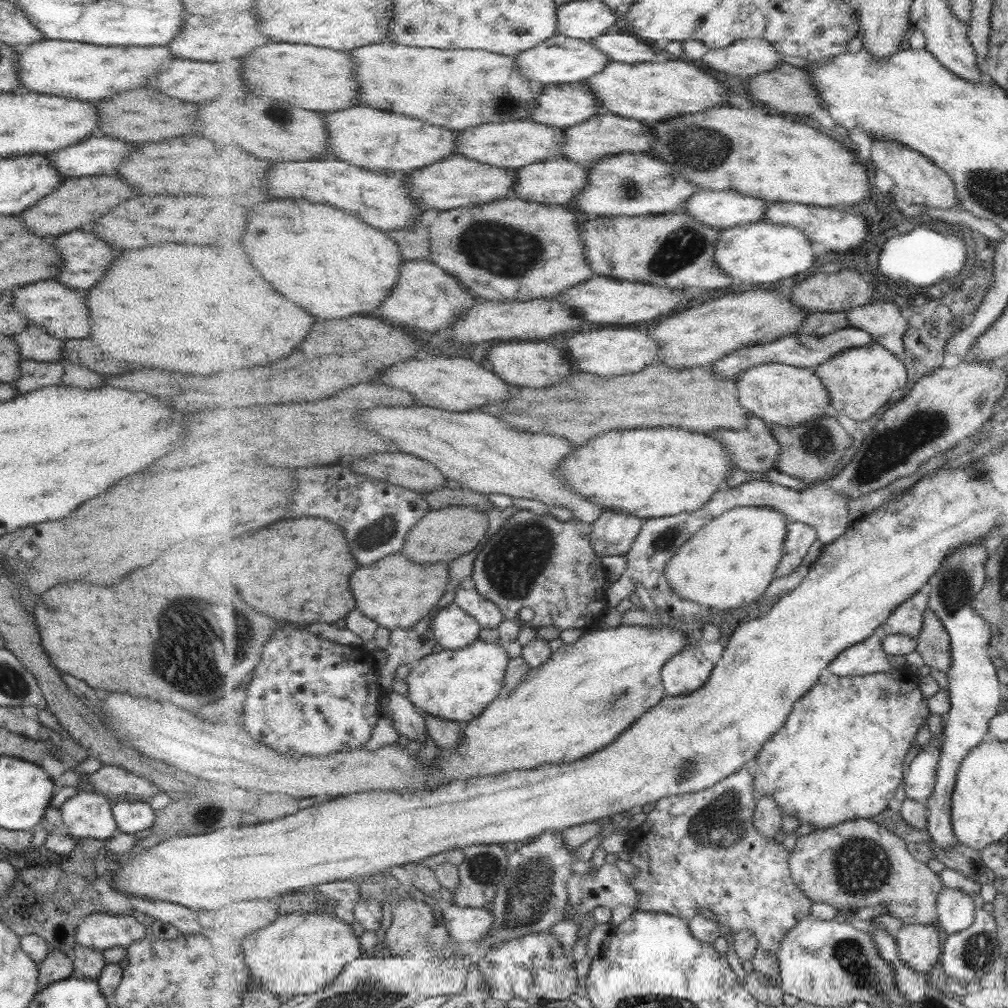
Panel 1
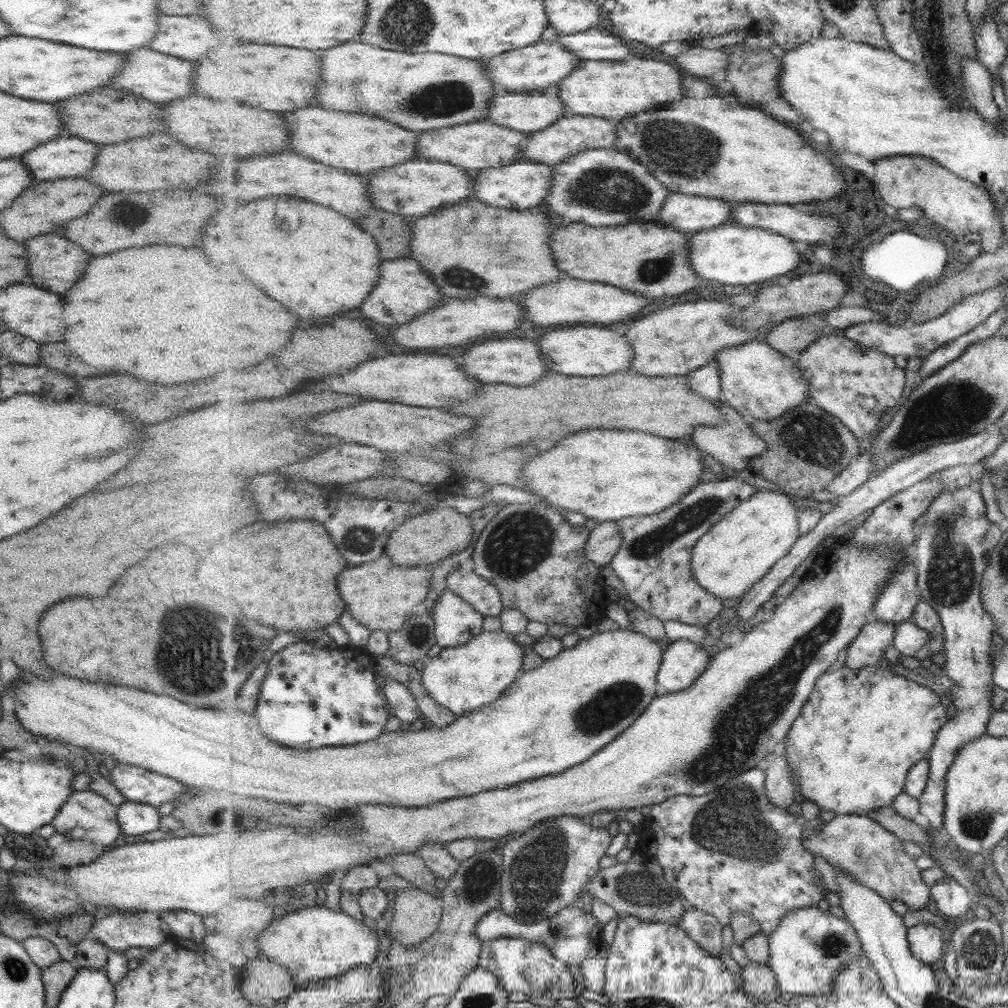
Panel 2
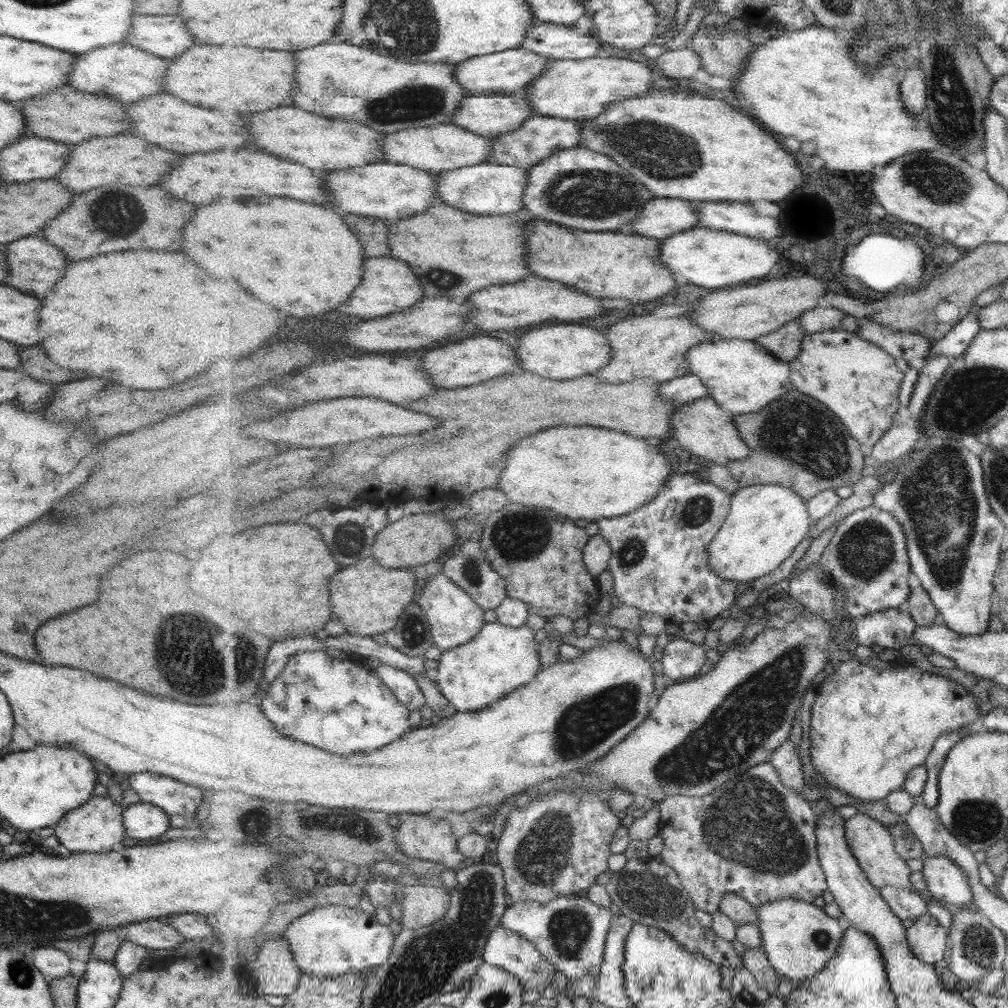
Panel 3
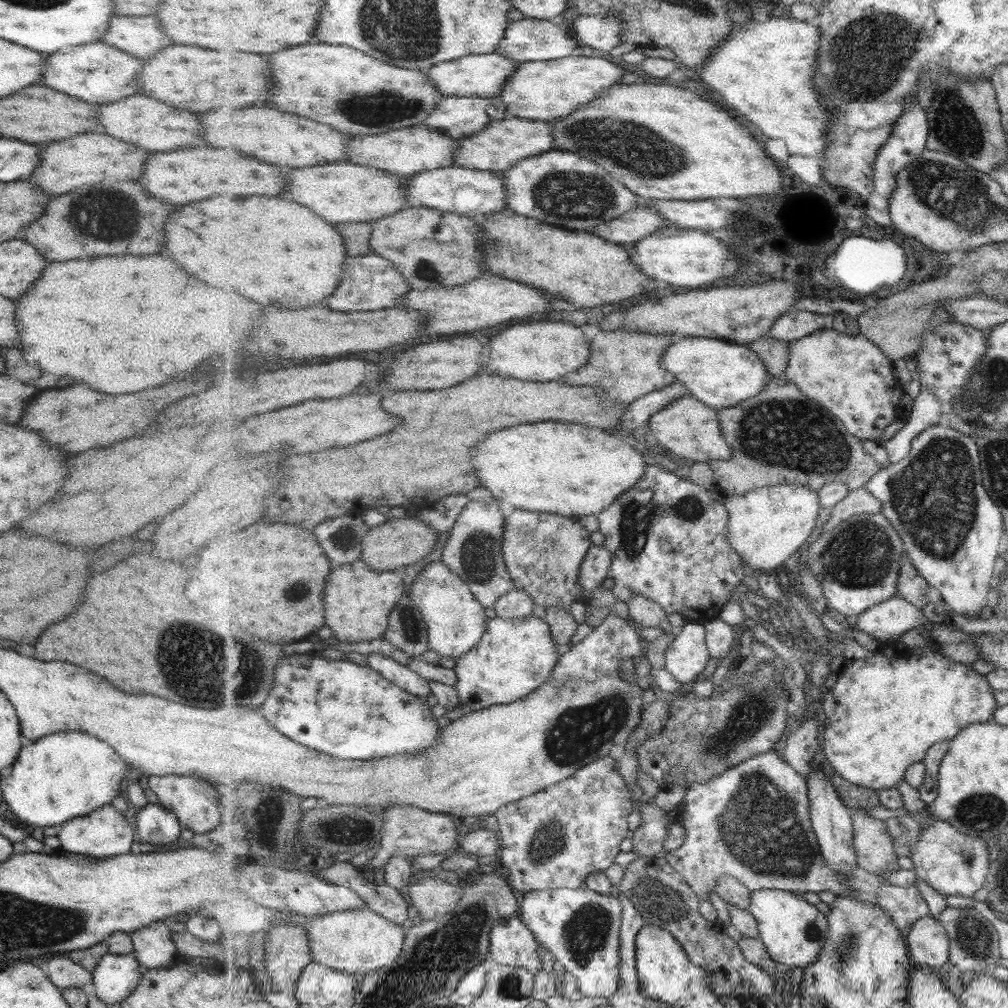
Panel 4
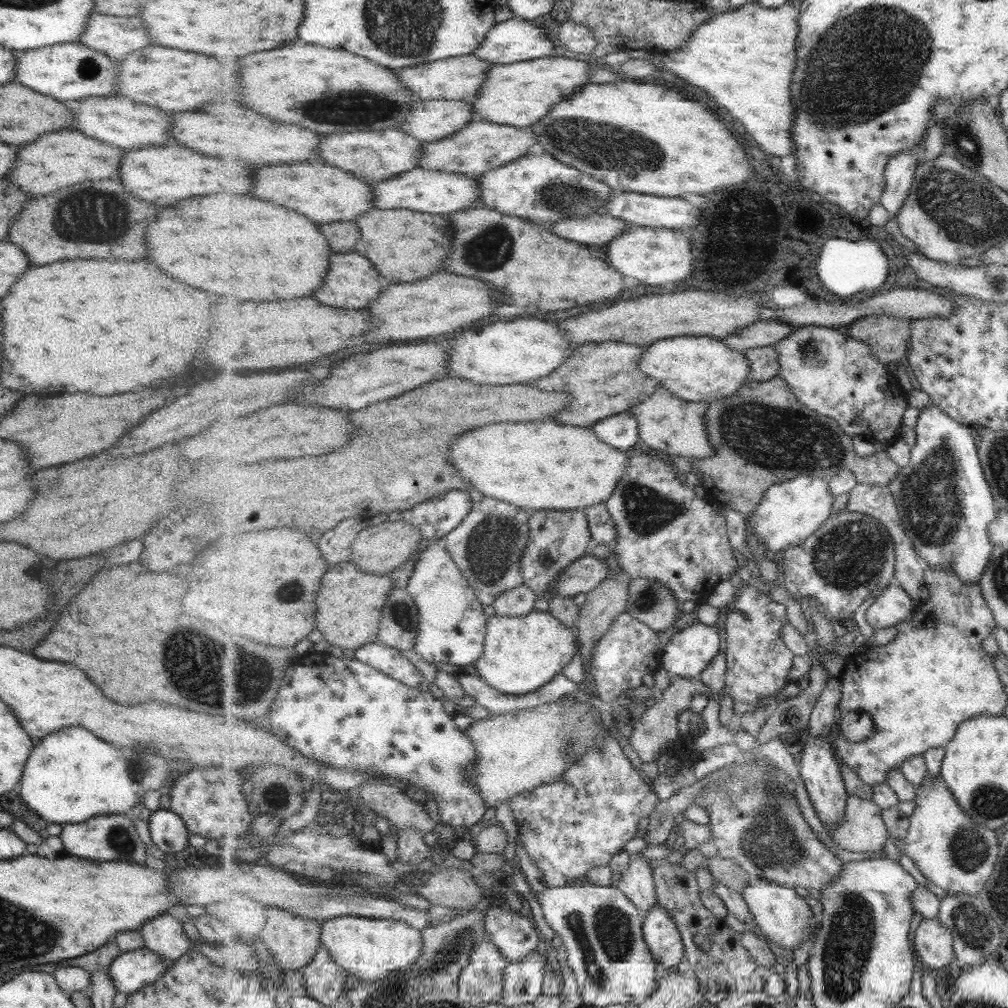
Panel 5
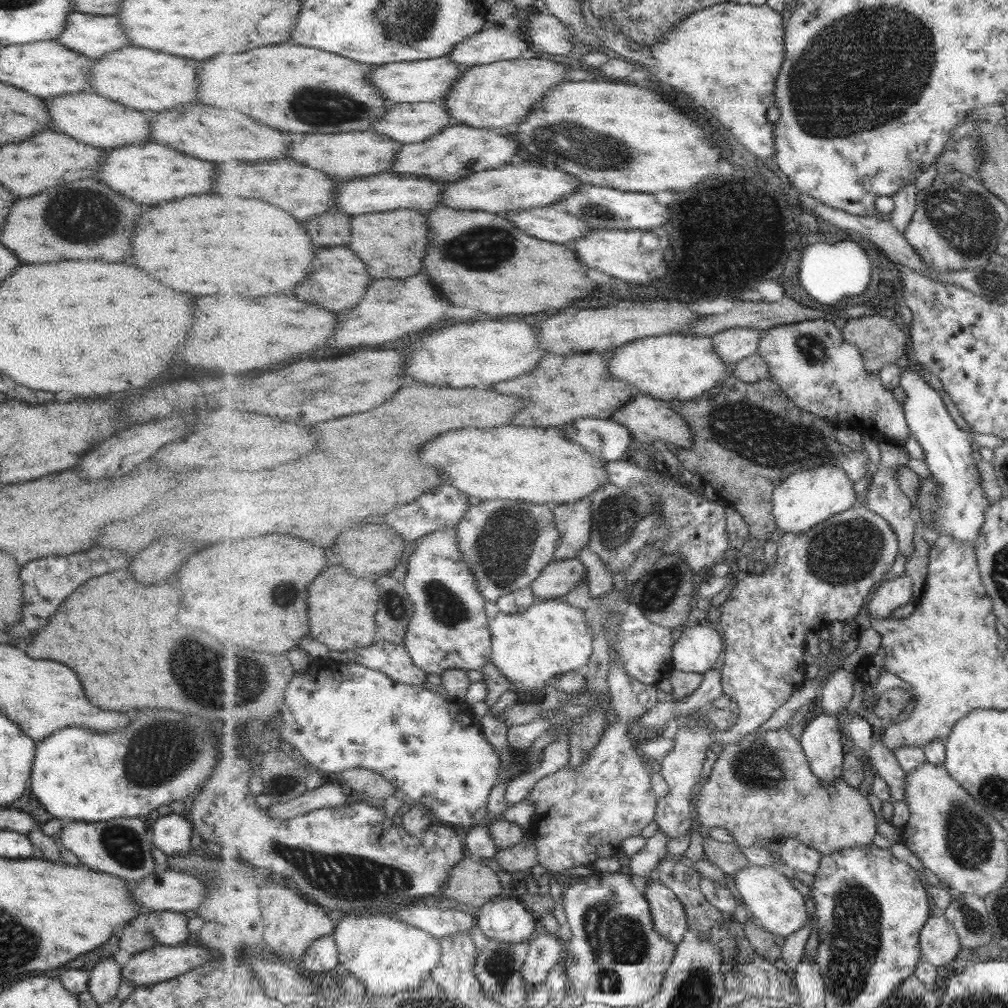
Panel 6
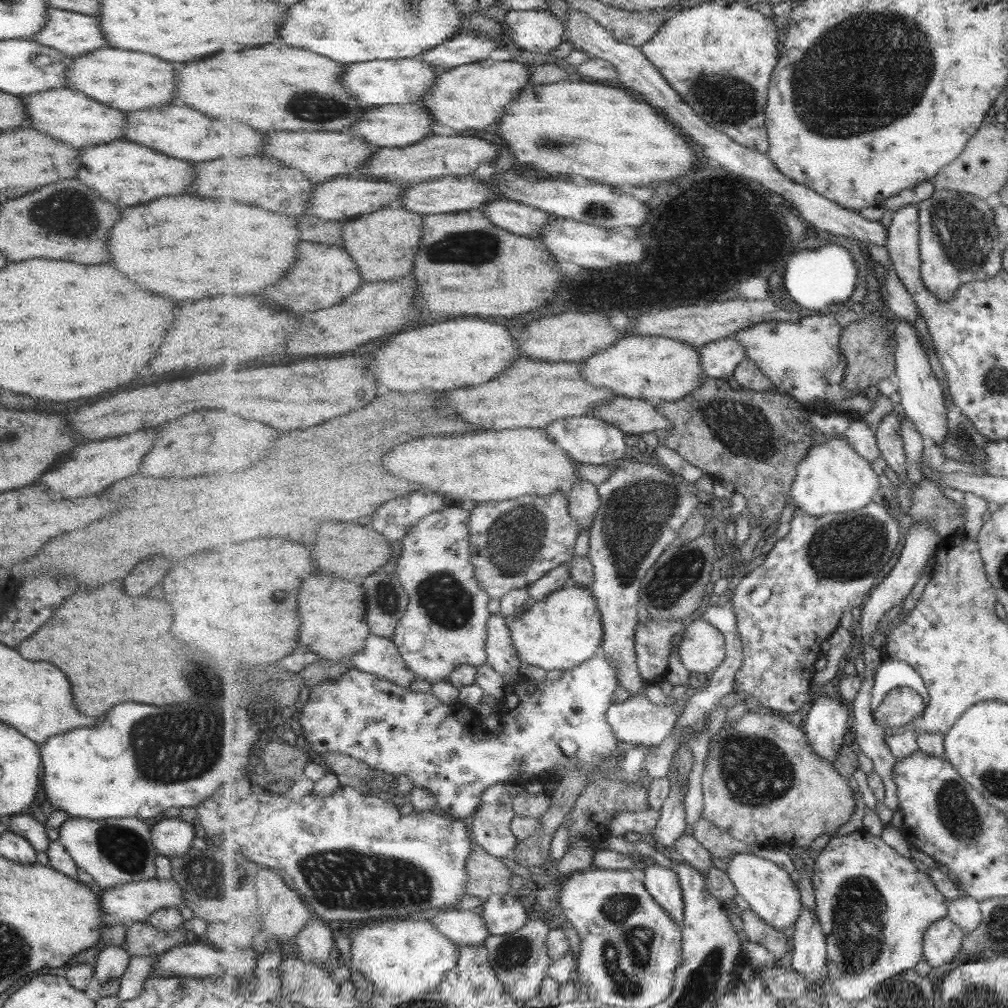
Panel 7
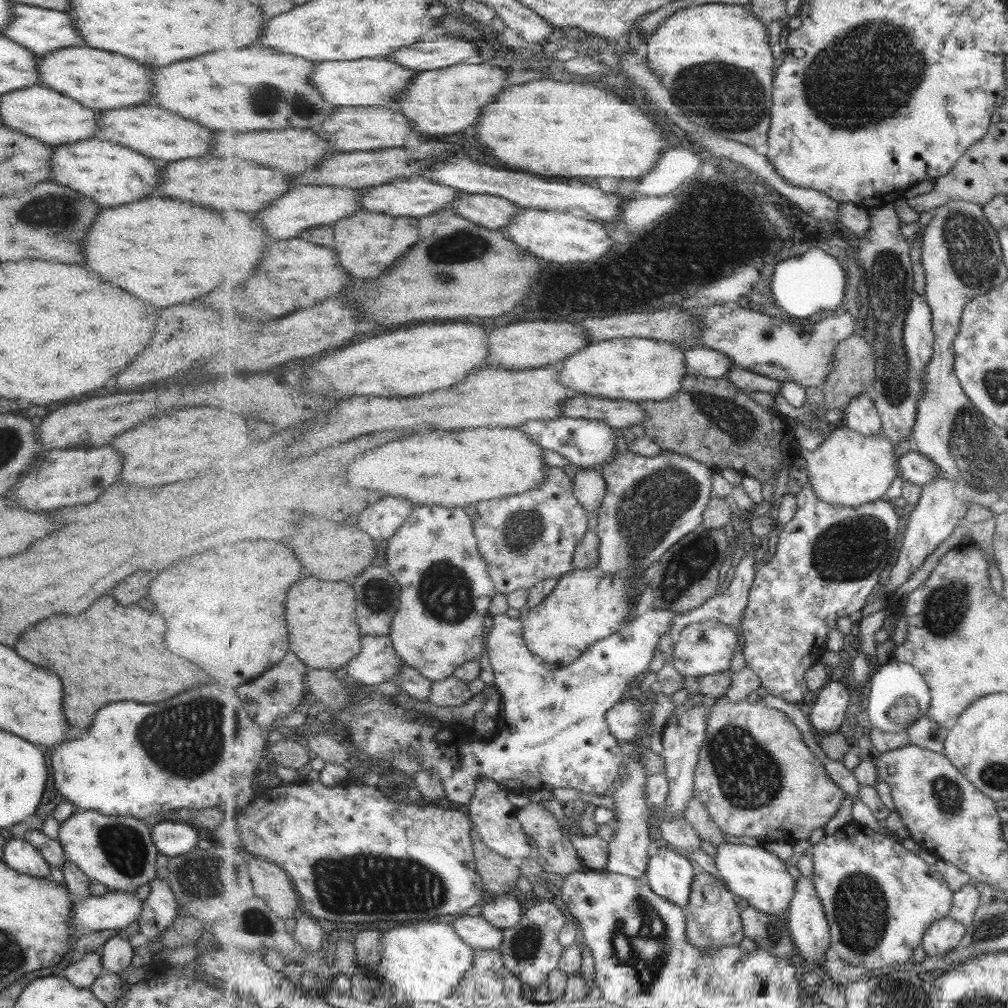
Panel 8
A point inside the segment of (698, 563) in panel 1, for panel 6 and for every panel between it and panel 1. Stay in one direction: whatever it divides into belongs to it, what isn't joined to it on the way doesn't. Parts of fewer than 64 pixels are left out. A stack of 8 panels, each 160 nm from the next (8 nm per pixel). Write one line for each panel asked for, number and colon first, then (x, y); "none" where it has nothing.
2: (740, 550)
3: (767, 522)
4: (767, 526)
5: (792, 511)
6: (812, 496)

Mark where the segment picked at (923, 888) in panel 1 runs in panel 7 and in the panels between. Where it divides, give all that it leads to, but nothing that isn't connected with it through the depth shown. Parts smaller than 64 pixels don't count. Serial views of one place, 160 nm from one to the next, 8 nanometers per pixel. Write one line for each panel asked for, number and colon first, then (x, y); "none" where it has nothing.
2: (875, 856)
3: (873, 845)
4: (875, 848)
5: (863, 829)
6: (775, 794)
7: (763, 782)

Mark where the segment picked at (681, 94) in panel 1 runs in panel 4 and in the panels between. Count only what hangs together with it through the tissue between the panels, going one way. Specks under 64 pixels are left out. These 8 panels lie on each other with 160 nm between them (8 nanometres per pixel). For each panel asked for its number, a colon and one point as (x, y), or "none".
2: (614, 90)
3: (569, 89)
4: (547, 91)

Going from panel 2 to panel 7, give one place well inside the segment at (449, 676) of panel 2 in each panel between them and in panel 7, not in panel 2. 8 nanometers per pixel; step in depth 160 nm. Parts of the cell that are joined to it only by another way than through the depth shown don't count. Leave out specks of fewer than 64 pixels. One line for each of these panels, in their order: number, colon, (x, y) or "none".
3: (501, 658)
4: (514, 657)
5: (523, 653)
6: (552, 637)
7: (564, 630)

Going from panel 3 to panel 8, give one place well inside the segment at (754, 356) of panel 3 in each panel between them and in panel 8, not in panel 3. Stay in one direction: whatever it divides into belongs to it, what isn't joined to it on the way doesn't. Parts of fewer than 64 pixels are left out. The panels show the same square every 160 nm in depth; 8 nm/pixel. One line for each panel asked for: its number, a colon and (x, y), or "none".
4: (720, 373)
5: (696, 368)
6: (675, 368)
7: (646, 367)
8: (631, 369)

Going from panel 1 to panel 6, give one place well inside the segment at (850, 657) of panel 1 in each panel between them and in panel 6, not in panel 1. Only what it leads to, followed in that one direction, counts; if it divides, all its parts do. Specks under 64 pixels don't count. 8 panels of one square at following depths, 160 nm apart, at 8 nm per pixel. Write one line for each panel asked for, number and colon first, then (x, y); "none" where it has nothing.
2: (868, 648)
3: (893, 628)
4: (890, 620)
5: (891, 607)
6: (892, 594)

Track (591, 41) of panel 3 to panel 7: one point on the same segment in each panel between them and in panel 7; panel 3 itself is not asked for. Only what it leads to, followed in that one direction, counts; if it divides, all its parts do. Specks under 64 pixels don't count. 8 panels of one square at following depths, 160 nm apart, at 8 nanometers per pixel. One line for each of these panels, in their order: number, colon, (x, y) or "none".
4: (527, 39)
5: (512, 41)
6: (491, 45)
7: (463, 49)

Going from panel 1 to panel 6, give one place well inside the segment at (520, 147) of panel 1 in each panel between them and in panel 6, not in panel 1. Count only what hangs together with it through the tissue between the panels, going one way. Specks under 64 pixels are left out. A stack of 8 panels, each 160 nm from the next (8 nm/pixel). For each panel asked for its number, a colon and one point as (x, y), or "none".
2: (474, 146)
3: (445, 147)
4: (406, 152)
5: (374, 156)
6: (345, 156)

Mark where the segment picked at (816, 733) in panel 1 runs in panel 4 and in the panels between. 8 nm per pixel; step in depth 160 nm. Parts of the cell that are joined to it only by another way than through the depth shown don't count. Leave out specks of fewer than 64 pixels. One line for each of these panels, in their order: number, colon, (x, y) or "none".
2: (850, 751)
3: (870, 727)
4: (876, 722)

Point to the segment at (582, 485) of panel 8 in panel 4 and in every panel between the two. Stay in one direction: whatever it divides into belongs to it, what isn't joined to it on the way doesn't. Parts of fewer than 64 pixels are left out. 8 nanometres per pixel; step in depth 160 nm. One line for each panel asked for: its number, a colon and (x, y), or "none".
4: (544, 552)
5: (558, 537)
6: (575, 520)
7: (585, 502)

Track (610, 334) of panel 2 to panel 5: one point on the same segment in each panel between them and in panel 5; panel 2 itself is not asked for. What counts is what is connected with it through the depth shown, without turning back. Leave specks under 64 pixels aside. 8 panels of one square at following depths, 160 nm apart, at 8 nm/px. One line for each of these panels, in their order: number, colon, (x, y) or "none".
3: (558, 351)
4: (543, 351)
5: (517, 352)

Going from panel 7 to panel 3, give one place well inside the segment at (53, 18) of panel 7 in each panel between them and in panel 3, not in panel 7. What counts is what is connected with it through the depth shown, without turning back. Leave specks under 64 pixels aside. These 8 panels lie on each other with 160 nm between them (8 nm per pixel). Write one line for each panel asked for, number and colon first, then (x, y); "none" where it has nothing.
3: (163, 36)
4: (140, 36)
5: (115, 37)
6: (93, 36)

